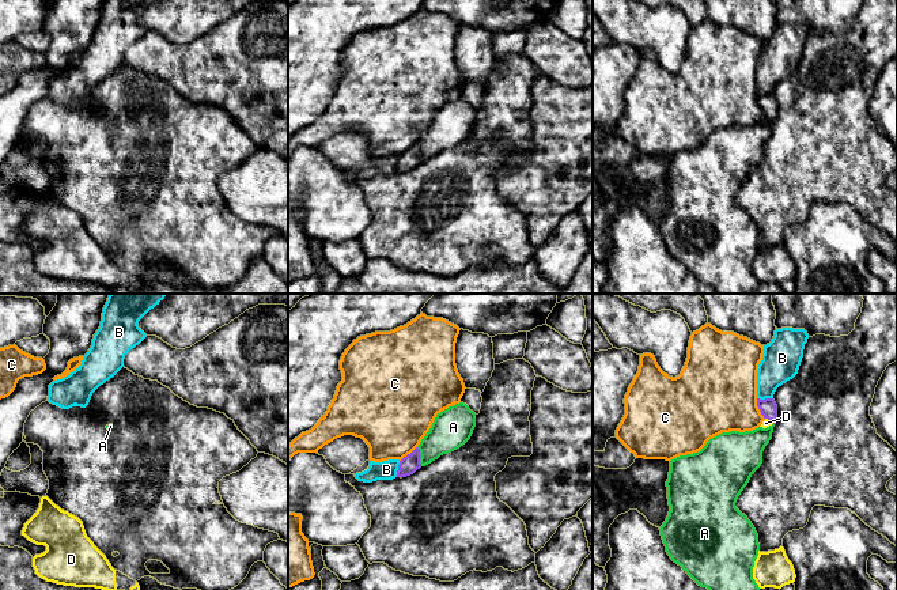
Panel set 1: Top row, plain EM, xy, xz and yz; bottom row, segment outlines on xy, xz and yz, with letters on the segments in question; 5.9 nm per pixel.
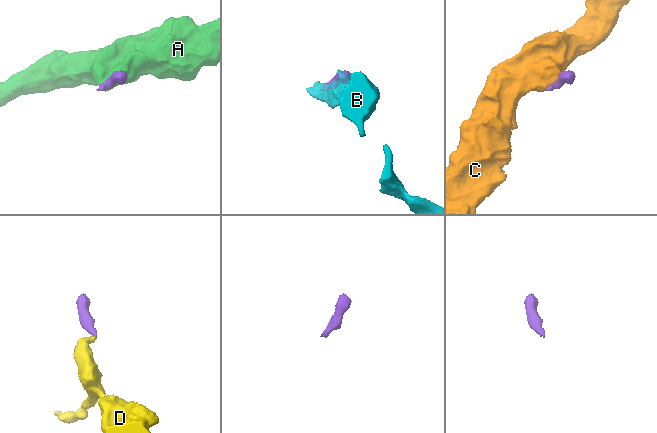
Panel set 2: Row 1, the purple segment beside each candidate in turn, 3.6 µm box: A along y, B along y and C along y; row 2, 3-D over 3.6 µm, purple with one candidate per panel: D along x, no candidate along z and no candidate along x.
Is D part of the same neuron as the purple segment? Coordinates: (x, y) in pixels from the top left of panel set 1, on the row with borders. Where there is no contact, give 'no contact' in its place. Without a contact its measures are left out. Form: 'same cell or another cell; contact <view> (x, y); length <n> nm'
same cell; contact yz (769, 419); length 70 nm

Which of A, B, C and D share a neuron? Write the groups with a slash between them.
A / B / C / D

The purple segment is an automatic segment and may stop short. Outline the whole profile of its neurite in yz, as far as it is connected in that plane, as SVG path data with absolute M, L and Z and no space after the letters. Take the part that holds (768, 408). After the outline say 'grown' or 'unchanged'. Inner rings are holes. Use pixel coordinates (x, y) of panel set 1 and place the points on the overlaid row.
M757 398L757 406L764 416L764 421L760 427L767 428L777 421L777 405L773 398L760 400Z; grown

